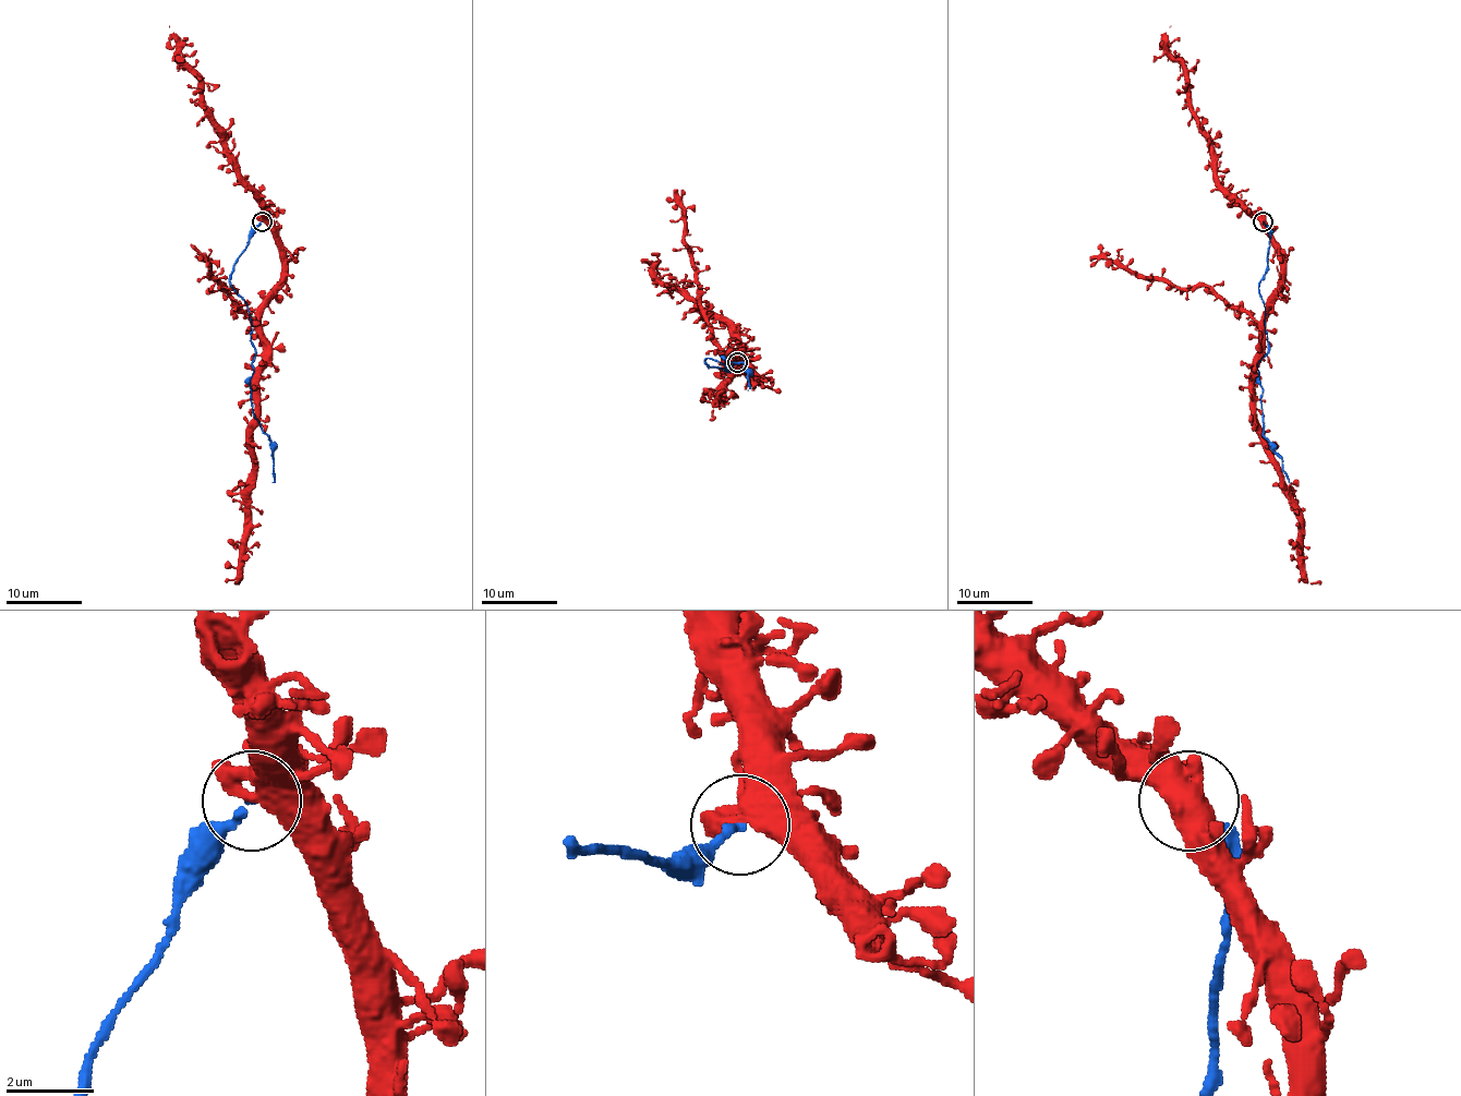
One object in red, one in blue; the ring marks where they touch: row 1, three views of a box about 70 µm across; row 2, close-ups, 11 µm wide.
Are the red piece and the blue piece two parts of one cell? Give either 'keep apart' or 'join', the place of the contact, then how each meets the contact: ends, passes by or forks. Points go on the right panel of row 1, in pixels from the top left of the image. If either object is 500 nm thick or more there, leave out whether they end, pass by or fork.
keep apart | (1263, 221)

